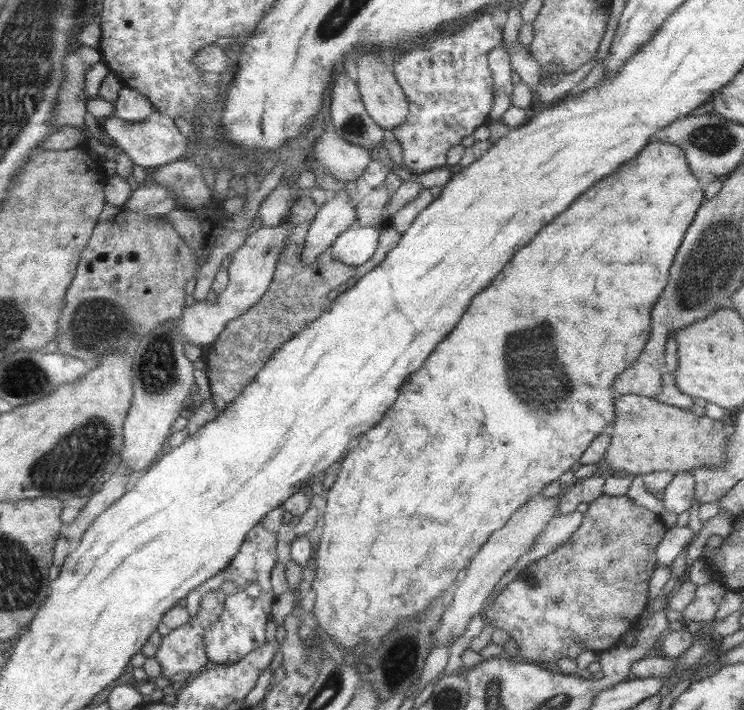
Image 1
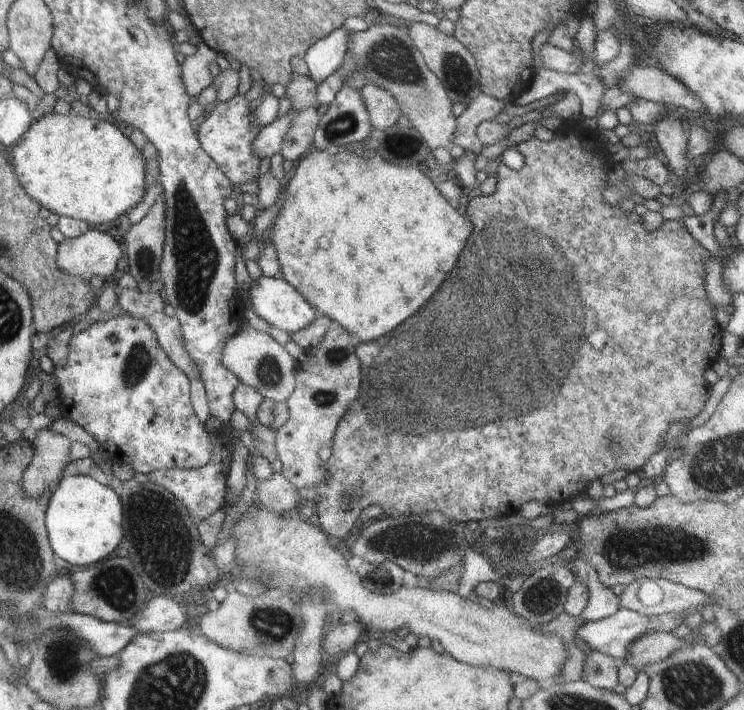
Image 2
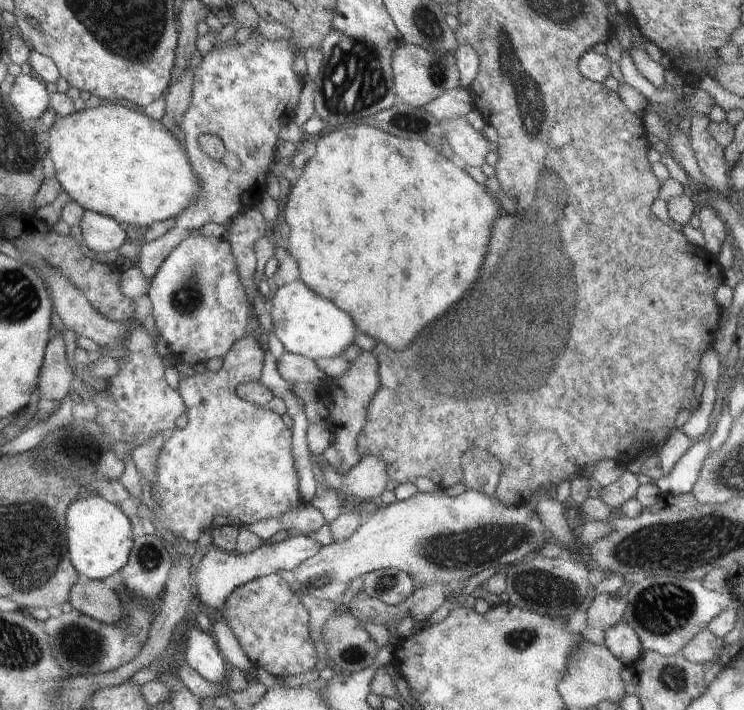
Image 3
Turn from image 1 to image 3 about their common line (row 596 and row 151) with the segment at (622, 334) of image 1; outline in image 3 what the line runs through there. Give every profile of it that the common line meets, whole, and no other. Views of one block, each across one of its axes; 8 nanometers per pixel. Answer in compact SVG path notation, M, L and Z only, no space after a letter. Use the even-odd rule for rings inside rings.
M358 122L341 128L329 129L321 134L316 142L315 155L305 164L303 172L297 178L296 184L288 195L284 206L284 220L286 220L287 235L289 239L289 253L297 260L301 278L314 292L332 301L340 310L347 312L354 321L359 332L386 344L388 348L399 351L406 348L418 330L432 322L440 312L446 312L452 304L456 304L462 294L470 288L470 284L478 278L480 266L484 262L486 246L490 240L491 230L495 218L502 210L497 198L486 192L484 185L476 182L461 164L452 164L445 156L440 156L434 148L420 142L408 142L394 138L382 130L364 126Z

